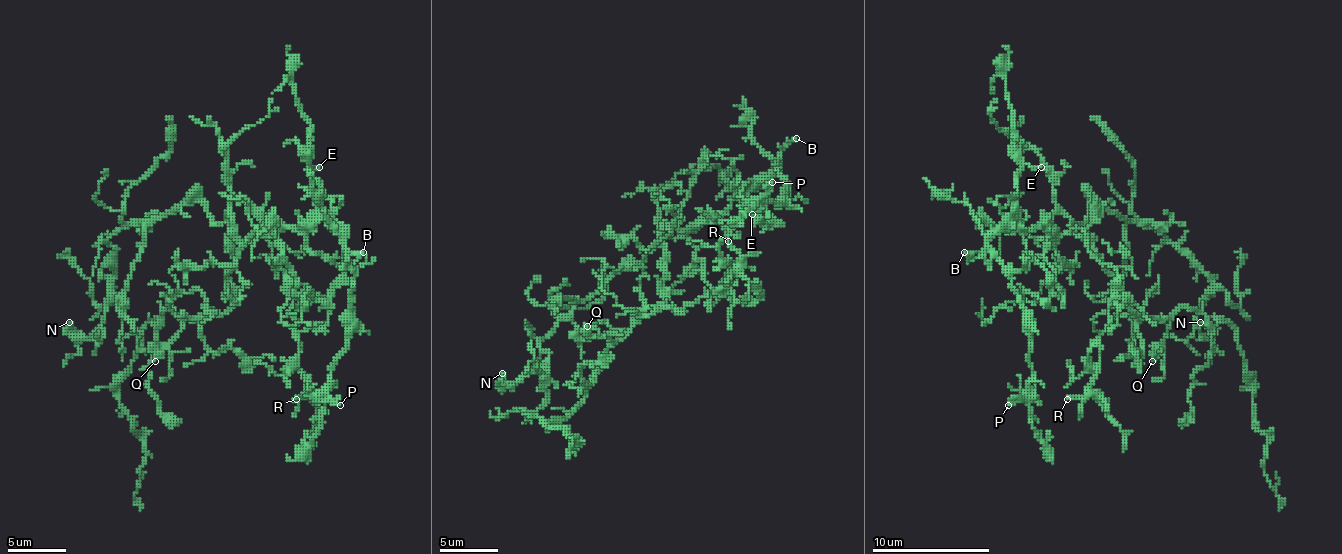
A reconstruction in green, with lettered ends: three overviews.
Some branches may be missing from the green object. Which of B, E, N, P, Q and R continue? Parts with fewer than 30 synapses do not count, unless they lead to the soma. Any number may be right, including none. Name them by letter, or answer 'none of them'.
B

